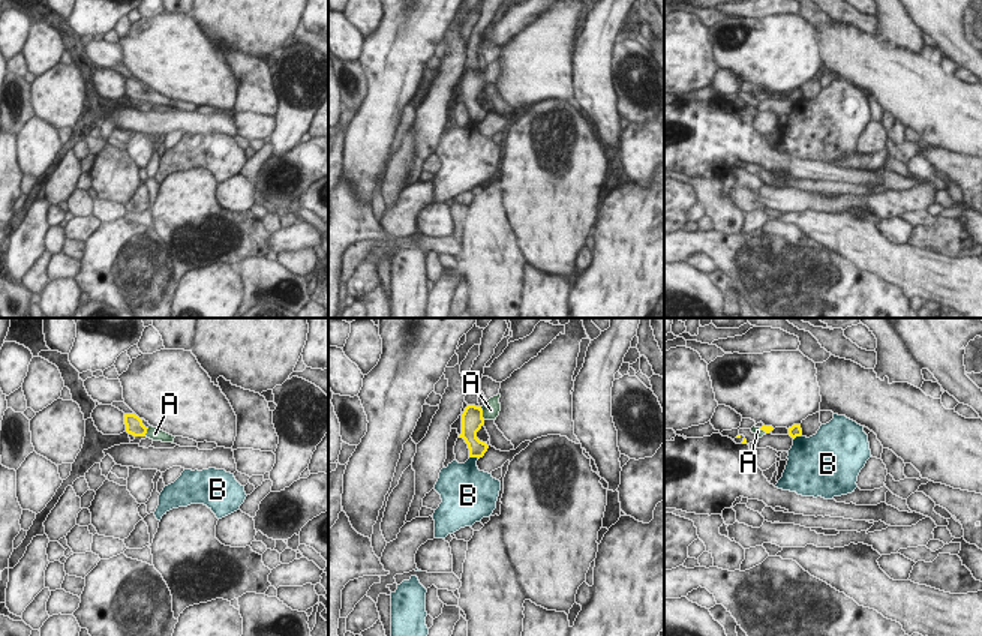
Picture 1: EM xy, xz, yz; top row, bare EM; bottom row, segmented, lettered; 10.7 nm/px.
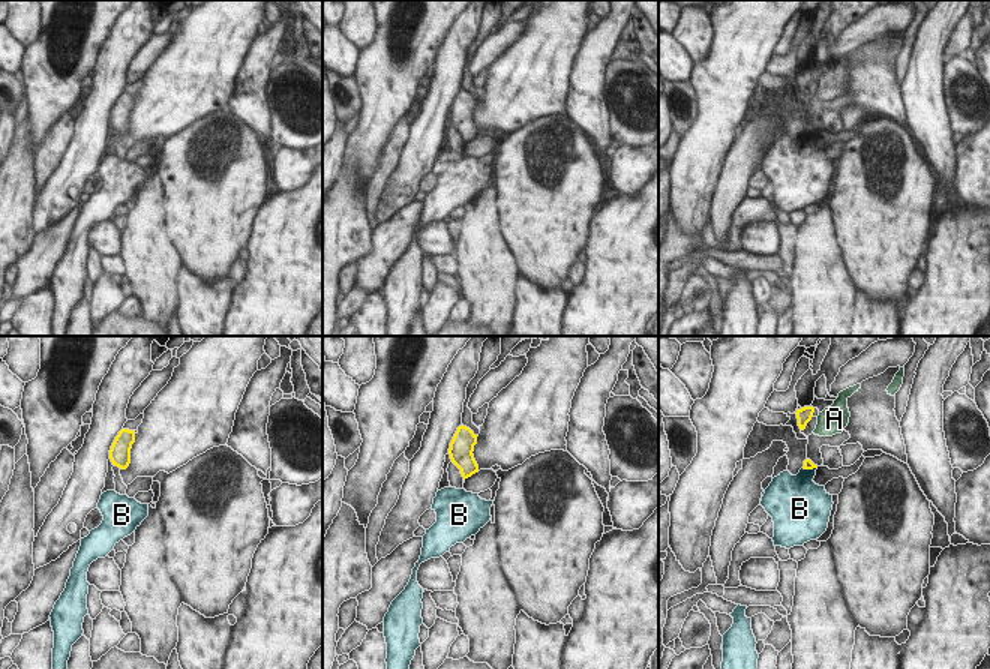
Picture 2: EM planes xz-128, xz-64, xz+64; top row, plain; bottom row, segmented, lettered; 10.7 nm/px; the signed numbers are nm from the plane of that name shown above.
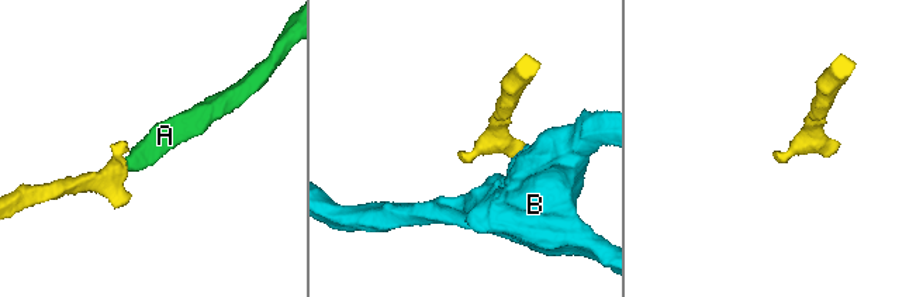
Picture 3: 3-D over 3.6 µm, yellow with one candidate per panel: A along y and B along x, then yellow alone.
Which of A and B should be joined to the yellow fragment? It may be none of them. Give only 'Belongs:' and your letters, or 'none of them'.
Belongs: A.

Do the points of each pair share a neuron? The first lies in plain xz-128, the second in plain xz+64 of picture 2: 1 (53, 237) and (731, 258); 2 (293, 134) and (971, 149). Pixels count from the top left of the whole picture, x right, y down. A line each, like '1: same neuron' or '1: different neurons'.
1: different neurons
2: different neurons

